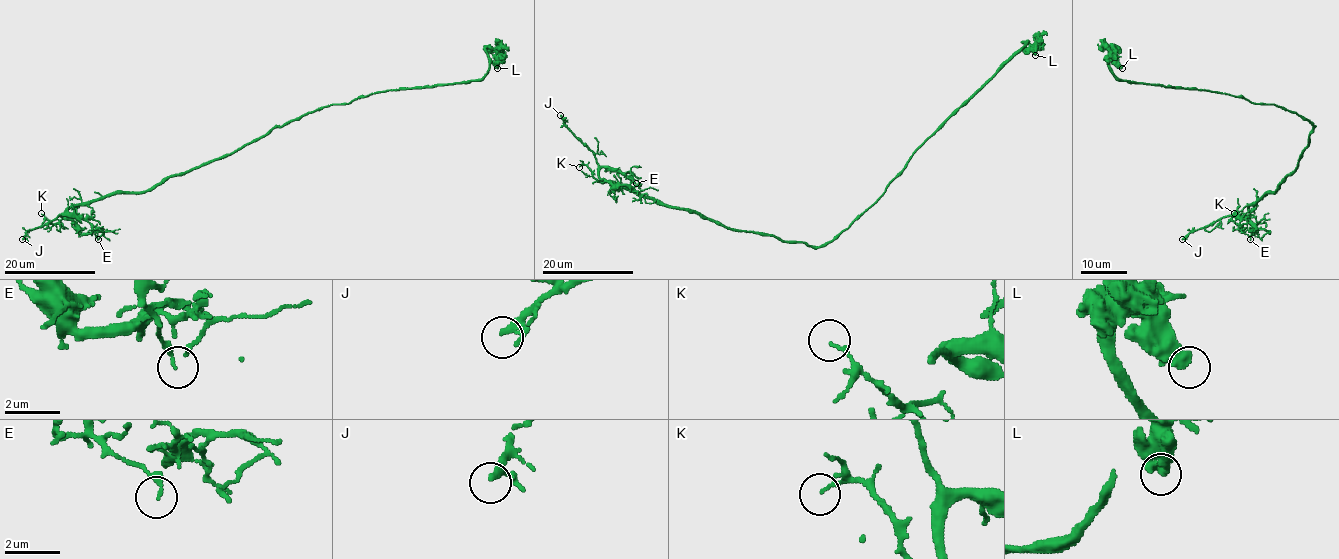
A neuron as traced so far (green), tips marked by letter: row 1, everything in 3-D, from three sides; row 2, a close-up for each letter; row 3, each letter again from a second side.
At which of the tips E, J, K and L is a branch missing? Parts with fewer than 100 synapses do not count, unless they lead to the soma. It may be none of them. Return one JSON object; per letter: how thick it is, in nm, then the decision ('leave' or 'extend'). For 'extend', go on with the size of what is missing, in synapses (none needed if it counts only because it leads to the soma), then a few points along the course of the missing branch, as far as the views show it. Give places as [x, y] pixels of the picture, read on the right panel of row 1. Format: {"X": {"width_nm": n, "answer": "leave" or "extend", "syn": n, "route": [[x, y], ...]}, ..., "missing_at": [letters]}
{"E": {"width_nm": 160, "answer": "leave"}, "J": {"width_nm": 180, "answer": "extend", "route": [[1182, 239], [1179, 243], [1181, 253], [1167, 260], [1166, 265]]}, "K": {"width_nm": 130, "answer": "leave"}, "L": {"width_nm": 420, "answer": "leave"}, "missing_at": ["J"]}

